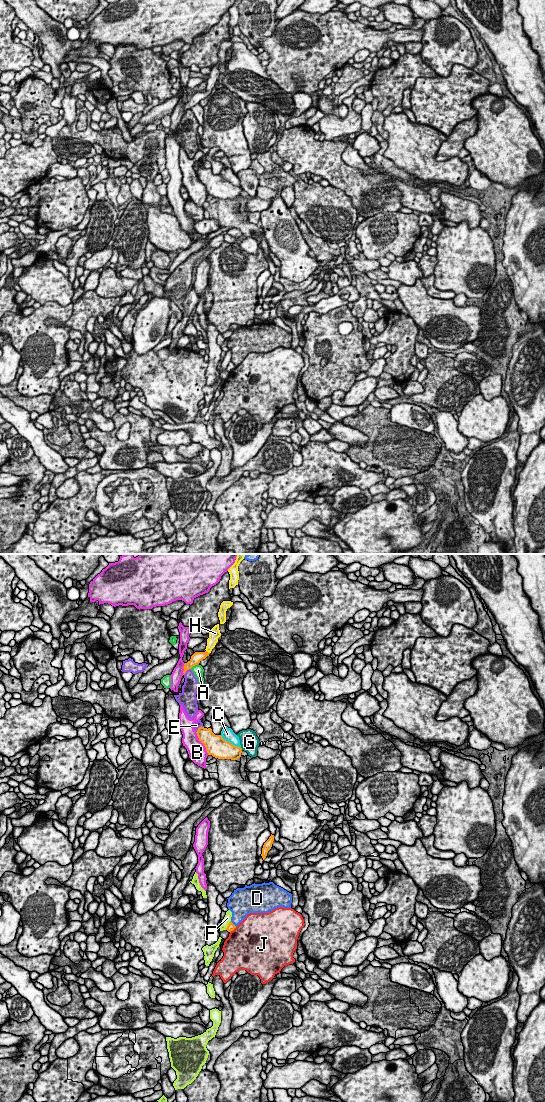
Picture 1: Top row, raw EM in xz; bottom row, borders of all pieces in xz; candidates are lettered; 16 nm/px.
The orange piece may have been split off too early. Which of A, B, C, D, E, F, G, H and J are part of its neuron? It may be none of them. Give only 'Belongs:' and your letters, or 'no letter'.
Belongs: H

